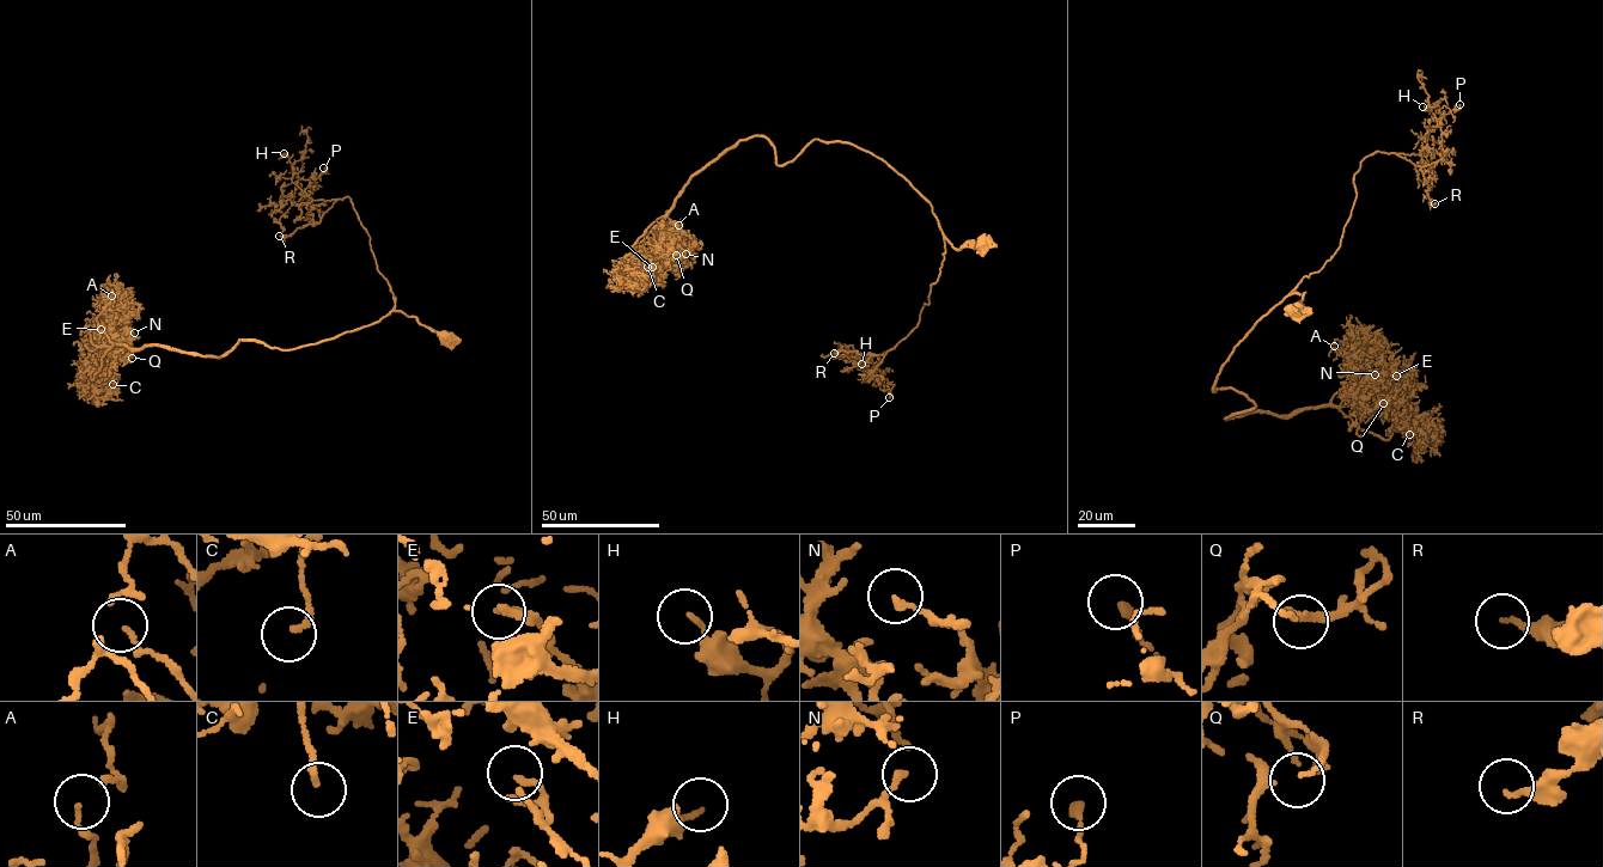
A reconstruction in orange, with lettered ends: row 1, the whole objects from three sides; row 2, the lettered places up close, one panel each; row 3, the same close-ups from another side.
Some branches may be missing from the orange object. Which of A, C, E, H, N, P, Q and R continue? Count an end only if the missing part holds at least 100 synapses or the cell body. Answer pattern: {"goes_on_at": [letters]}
{"goes_on_at": []}

